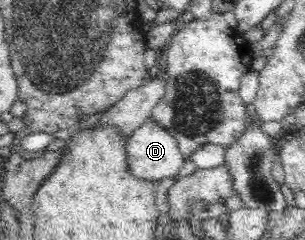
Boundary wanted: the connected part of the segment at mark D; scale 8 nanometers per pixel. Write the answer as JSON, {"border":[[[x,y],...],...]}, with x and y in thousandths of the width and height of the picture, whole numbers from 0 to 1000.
{"border":[[[492,492],[423,563],[413,592],[416,679],[439,738],[518,758],[528,742],[584,729],[610,654],[570,567],[557,563],[557,546],[544,542],[538,521]]]}

